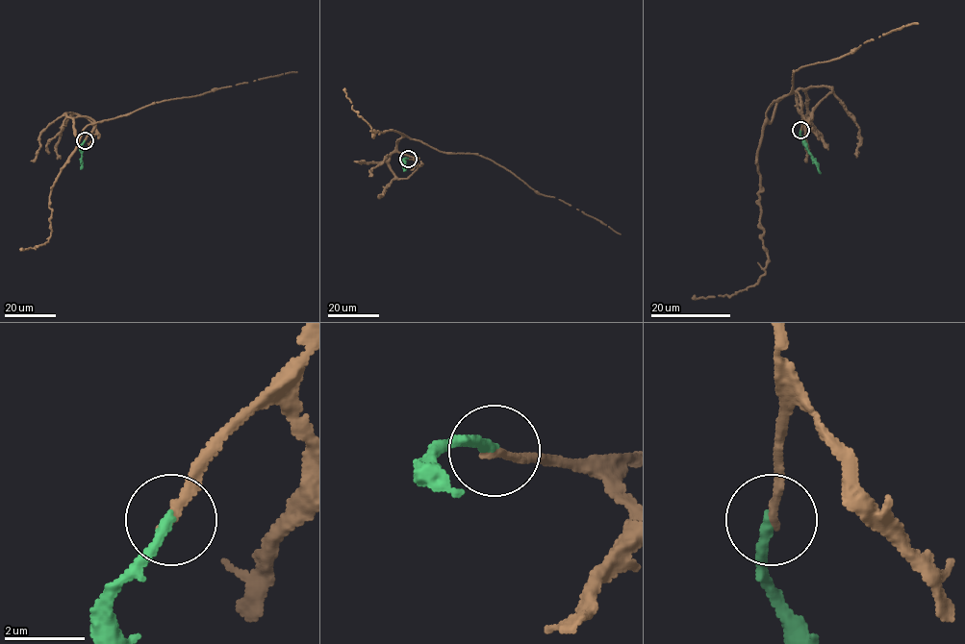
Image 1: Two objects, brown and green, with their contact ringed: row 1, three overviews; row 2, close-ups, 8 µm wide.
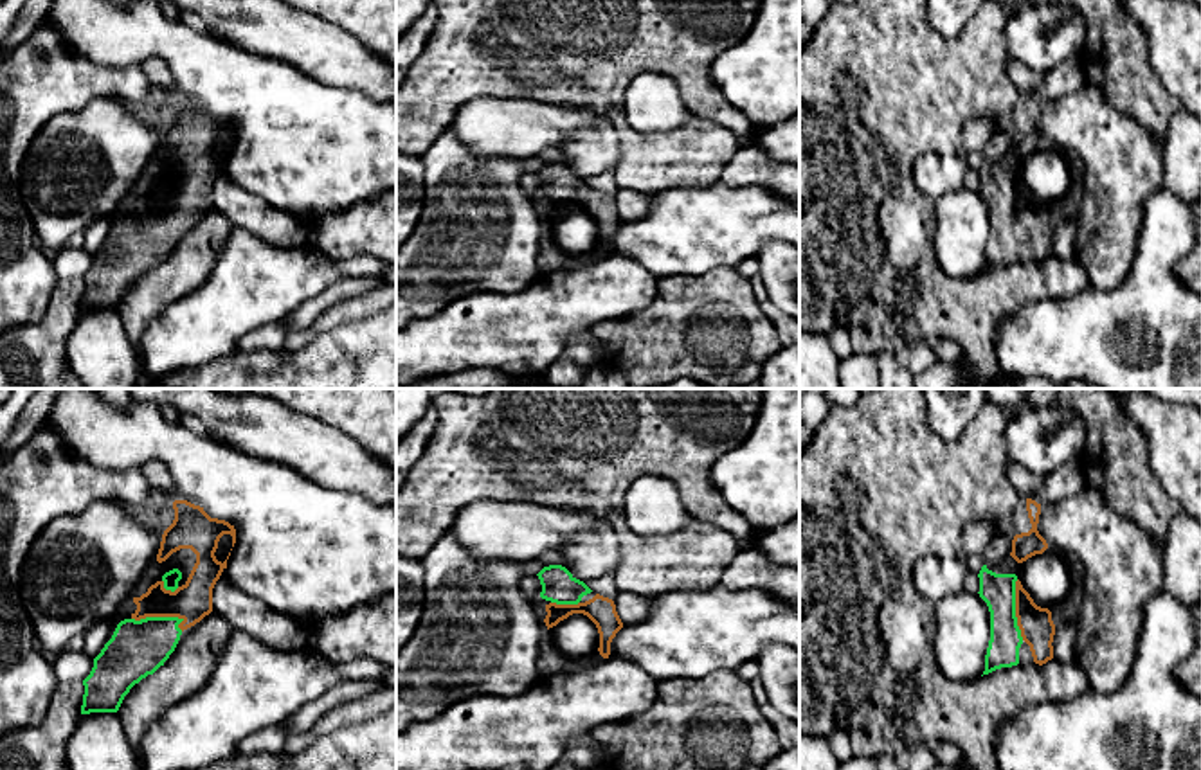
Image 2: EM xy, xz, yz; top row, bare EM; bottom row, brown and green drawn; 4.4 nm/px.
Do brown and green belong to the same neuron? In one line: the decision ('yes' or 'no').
yes

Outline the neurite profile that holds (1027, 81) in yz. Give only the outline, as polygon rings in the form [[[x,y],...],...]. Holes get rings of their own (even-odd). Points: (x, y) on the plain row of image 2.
[[[1007,58],[1005,70],[1010,81],[1016,85],[1021,95],[1032,95],[1039,90],[1044,72],[1030,70],[1028,67],[1017,63],[1014,58]]]

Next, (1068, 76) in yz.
[[[1077,58],[1044,72],[1039,90],[1034,94],[1037,101],[1052,101],[1066,94],[1077,92],[1086,83],[1082,63]]]

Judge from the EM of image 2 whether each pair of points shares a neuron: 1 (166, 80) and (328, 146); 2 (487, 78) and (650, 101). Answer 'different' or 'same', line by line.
1: different
2: different

